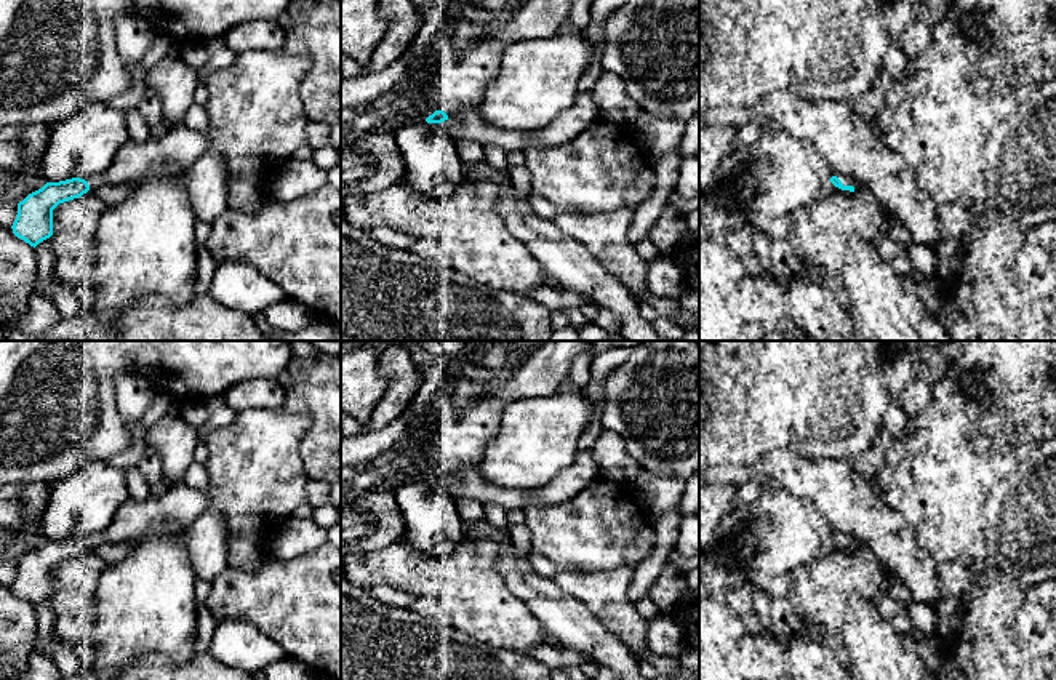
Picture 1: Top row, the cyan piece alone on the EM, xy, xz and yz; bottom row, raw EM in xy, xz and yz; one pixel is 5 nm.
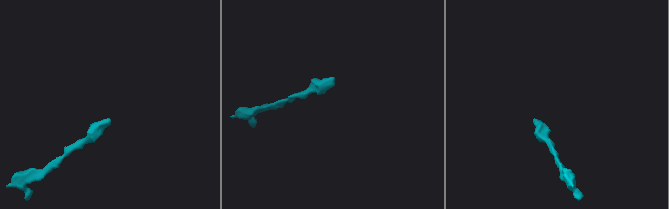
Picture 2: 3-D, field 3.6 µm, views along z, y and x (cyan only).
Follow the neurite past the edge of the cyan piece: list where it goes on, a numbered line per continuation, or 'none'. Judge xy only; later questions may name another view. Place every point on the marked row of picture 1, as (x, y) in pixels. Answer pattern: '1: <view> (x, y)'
1: xy (181, 144)

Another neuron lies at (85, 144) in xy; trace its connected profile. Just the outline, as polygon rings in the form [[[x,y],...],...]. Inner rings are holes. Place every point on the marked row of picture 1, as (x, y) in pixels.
[[[109,102],[86,104],[74,117],[51,125],[40,158],[42,178],[46,182],[94,178],[112,165],[128,139],[125,112]]]

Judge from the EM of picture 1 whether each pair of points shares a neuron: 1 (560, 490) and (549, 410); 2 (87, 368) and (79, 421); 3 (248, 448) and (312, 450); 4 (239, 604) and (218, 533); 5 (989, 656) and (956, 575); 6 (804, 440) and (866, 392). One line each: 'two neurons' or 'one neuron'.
1: two neurons
2: one neuron
3: two neurons
4: two neurons
5: two neurons
6: one neuron

